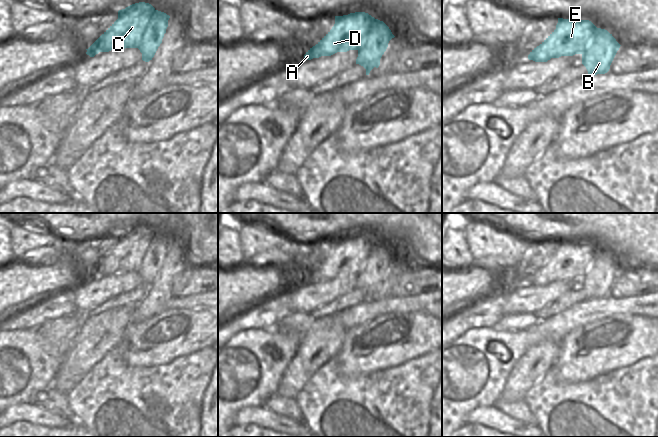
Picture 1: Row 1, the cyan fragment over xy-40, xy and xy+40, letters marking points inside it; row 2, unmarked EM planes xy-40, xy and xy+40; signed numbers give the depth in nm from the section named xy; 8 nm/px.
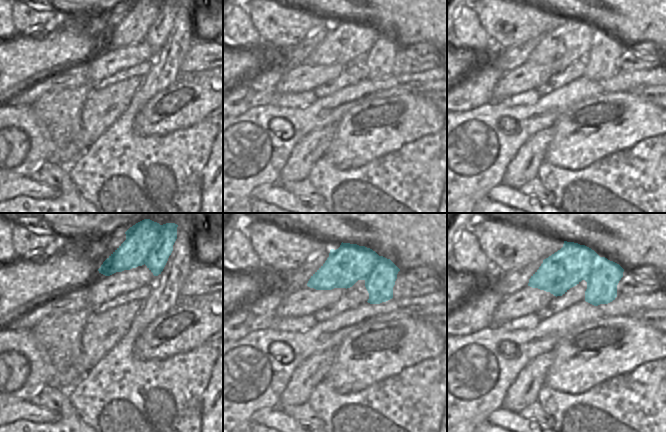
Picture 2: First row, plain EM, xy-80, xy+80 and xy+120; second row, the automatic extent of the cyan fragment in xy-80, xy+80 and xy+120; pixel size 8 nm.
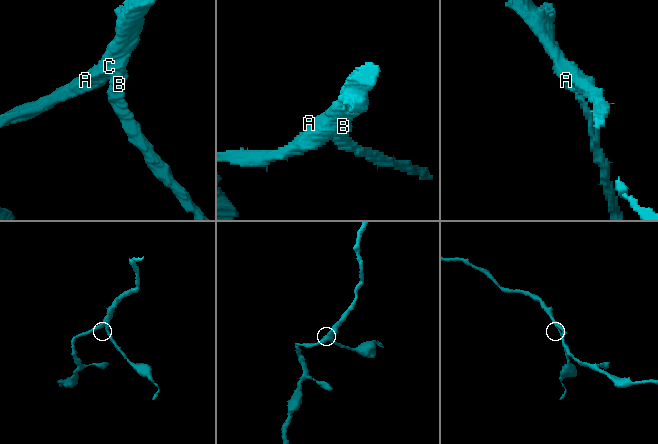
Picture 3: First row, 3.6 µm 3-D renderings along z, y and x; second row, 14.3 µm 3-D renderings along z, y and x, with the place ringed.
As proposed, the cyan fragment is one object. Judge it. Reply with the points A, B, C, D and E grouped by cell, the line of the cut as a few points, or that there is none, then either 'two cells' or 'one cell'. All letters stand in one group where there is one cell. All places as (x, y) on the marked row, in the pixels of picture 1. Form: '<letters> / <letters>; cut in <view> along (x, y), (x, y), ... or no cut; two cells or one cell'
A C D E / B; cut in xy-40 along (162, 29), (149, 24), (137, 47); two cells

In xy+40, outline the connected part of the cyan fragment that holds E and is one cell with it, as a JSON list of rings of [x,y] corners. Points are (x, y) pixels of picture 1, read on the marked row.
[[[558,18],[556,29],[528,55],[529,60],[547,62],[551,58],[583,54],[596,35],[597,27],[589,20]]]

